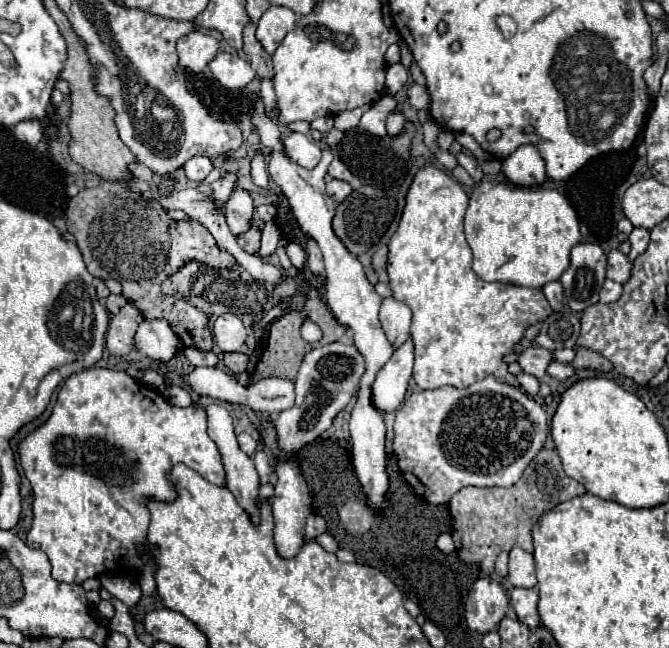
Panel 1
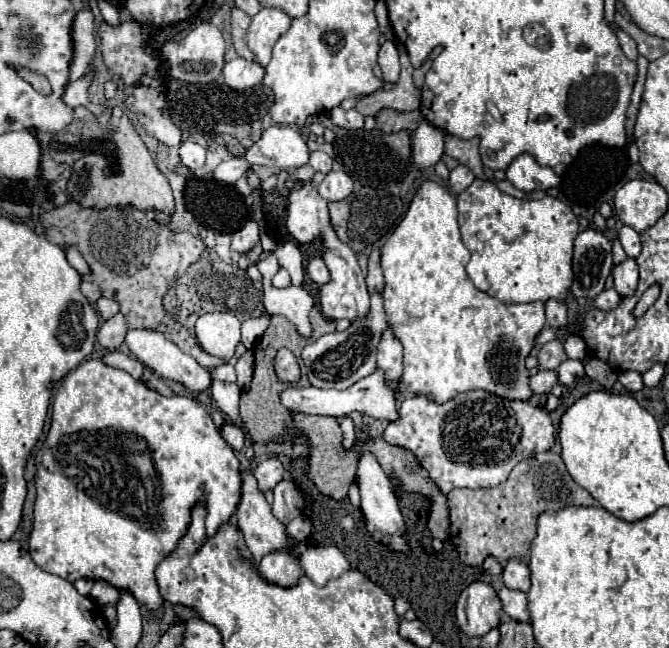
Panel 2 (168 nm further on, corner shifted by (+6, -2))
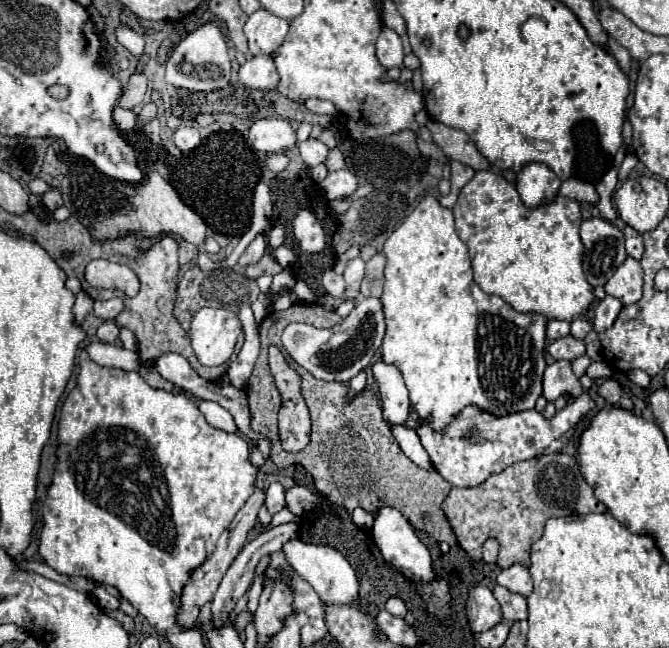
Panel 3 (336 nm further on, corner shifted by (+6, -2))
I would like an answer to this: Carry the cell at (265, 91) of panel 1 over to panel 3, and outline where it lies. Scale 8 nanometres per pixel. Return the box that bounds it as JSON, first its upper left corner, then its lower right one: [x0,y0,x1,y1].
[245,9,289,55]

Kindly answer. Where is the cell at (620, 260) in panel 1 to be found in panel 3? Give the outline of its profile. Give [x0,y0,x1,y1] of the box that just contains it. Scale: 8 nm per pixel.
[603,257,643,305]

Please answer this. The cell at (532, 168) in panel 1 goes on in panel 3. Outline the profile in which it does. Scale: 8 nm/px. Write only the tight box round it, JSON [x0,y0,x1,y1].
[515,163,561,209]

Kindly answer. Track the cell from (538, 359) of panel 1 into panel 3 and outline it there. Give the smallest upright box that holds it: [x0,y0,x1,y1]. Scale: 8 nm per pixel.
[547,335,585,359]

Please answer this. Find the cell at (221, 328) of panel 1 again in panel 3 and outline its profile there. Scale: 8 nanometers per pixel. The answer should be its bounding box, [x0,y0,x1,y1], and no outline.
[189,307,241,365]

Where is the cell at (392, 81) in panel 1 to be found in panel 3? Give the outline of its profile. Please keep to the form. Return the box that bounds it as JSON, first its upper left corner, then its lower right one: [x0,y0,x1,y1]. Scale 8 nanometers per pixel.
[377,27,403,69]

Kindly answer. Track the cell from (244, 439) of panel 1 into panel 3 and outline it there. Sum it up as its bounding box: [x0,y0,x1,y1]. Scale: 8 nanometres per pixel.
[197,401,237,433]

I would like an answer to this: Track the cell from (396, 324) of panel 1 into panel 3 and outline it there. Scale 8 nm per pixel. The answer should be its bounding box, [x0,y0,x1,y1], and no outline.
[373,361,409,425]

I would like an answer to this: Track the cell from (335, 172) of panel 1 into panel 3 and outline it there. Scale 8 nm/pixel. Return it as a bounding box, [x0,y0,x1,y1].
[299,137,327,167]

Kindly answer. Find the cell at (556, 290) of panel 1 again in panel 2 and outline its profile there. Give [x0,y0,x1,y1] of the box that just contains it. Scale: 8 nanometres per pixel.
[545,299,567,329]

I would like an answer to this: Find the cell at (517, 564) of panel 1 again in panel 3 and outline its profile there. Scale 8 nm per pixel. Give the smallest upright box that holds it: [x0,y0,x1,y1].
[495,565,533,597]

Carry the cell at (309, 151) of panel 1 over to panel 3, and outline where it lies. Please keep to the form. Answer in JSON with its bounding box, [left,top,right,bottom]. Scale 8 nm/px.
[249,117,297,153]

